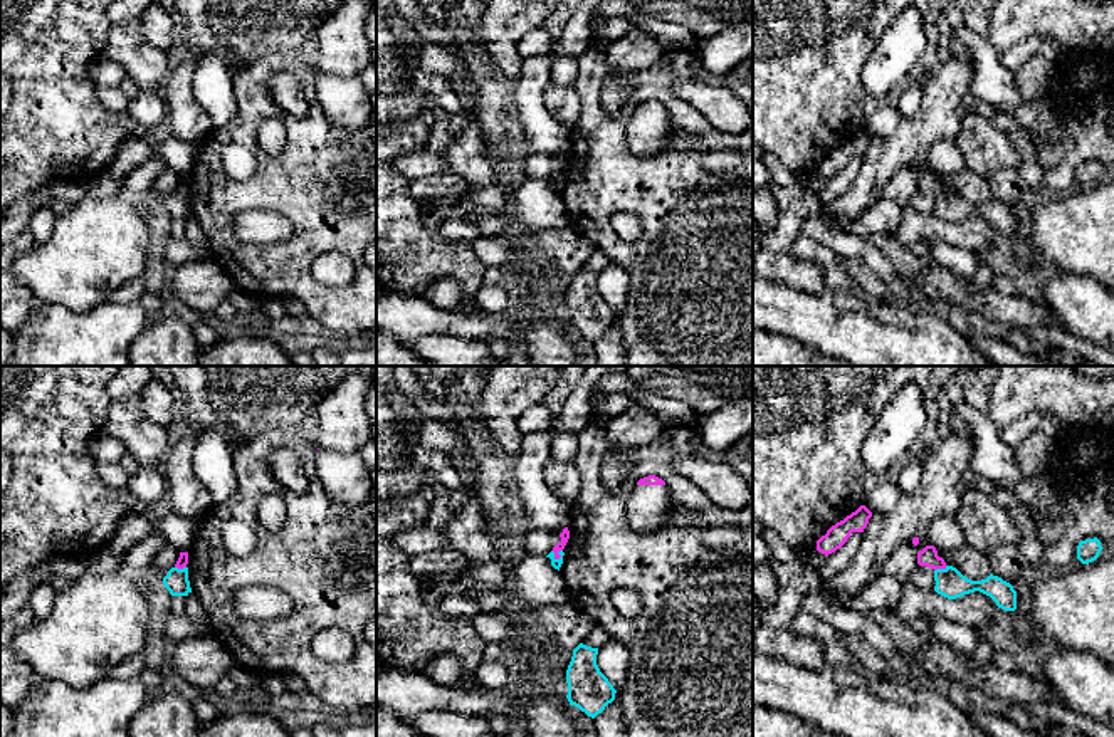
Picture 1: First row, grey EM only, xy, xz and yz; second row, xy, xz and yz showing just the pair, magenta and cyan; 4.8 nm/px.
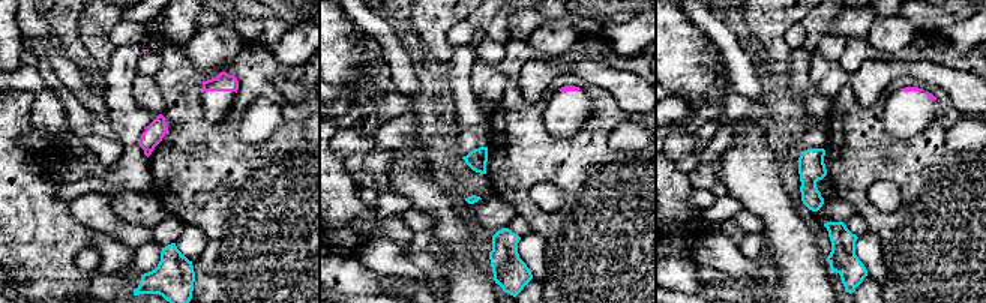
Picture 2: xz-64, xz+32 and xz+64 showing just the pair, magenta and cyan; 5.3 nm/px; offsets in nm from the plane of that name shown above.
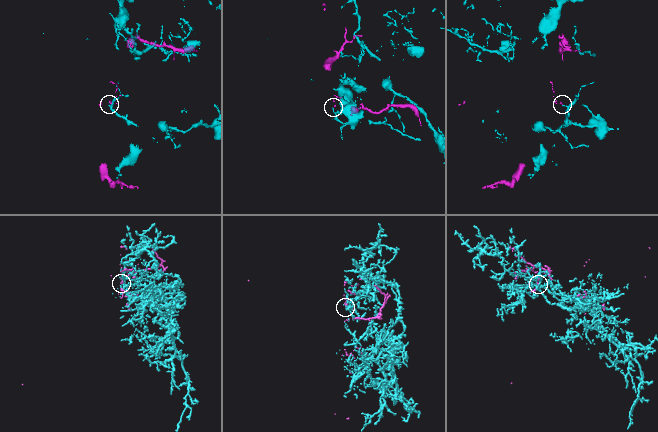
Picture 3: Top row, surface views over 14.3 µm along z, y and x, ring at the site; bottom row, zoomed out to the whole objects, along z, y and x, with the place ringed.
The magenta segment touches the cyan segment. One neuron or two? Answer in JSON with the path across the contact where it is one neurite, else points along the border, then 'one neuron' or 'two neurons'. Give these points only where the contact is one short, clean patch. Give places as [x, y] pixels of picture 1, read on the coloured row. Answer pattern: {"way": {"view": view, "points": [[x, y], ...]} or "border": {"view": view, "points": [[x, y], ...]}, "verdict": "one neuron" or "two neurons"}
{"verdict": "two neurons"}

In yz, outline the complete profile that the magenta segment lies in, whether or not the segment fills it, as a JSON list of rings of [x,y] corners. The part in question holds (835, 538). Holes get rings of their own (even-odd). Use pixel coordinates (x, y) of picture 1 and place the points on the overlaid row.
[[[860,505],[843,520],[832,525],[827,534],[817,541],[817,551],[825,556],[835,552],[847,542],[852,532],[864,532],[870,517],[872,512],[865,505]]]

